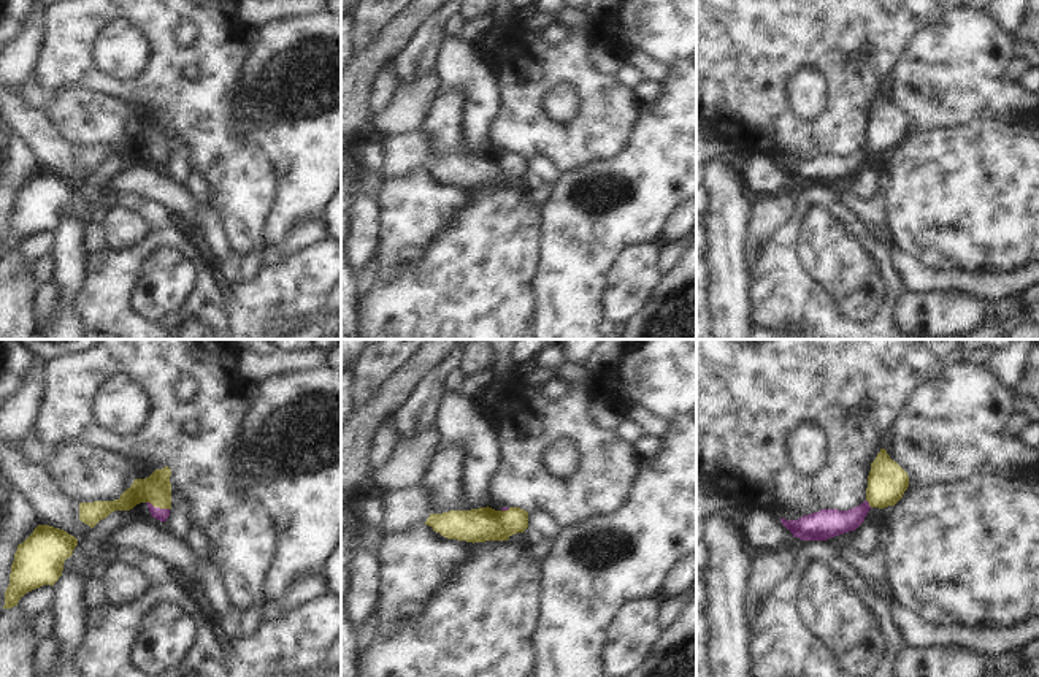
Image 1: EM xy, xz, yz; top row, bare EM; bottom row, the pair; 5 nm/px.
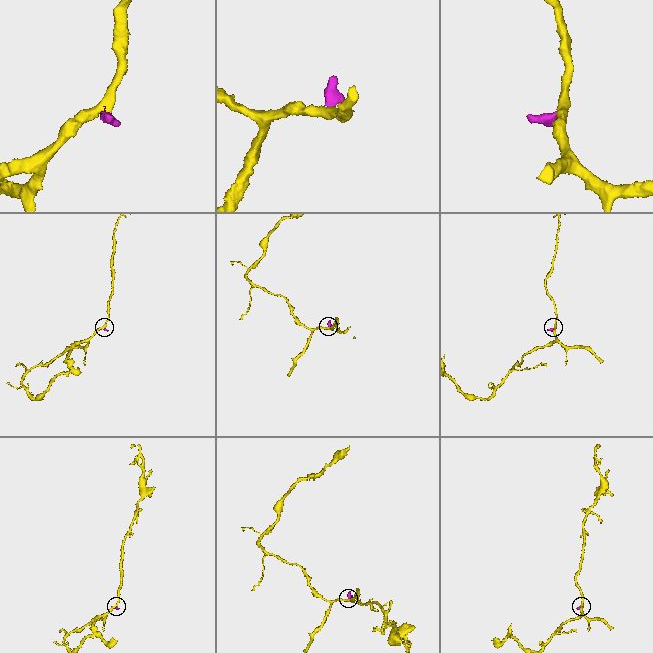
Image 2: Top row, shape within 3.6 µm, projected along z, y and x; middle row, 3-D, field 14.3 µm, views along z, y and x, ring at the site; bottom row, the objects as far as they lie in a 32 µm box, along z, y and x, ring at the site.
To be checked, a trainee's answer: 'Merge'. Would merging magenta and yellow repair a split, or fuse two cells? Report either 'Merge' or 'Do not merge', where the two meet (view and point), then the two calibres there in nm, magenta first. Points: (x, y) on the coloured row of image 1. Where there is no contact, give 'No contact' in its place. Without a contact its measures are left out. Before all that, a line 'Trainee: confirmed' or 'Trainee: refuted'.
Trainee: confirmed
Merge. Touches magenta at xy (157, 508). Thickness 60 nm (magenta) against 150 nm

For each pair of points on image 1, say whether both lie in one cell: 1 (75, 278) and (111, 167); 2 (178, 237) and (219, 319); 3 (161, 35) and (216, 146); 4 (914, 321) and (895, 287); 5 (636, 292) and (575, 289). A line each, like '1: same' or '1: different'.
1: same
2: same
3: same
4: different
5: different

